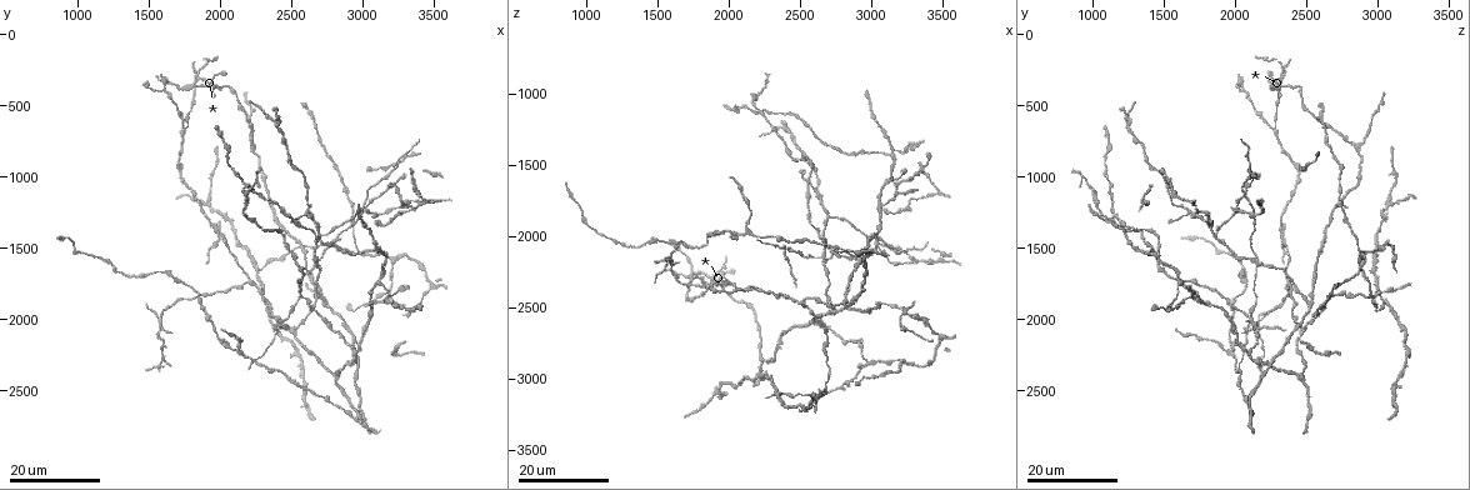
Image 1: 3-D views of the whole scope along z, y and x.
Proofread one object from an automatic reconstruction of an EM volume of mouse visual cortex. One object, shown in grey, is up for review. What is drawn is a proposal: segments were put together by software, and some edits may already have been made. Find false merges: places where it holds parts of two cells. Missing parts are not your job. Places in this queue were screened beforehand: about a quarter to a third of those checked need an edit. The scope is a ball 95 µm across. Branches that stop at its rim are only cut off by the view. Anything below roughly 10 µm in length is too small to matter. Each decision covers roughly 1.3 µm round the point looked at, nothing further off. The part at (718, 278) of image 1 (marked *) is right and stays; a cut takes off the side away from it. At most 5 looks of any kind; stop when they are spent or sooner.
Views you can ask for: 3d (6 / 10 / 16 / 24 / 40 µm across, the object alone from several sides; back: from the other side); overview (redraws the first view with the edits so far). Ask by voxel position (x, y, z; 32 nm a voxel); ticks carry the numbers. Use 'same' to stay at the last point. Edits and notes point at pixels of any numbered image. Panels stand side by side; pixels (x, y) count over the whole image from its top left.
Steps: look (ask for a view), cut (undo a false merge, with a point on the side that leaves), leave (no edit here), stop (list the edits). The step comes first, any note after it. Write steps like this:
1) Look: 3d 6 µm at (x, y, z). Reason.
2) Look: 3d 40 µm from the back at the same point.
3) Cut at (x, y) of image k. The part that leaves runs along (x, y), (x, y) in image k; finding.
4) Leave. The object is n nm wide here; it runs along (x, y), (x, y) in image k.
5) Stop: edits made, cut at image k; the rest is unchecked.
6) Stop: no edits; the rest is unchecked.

Look: 3d 24 µm at (2860, 1000, 2740).

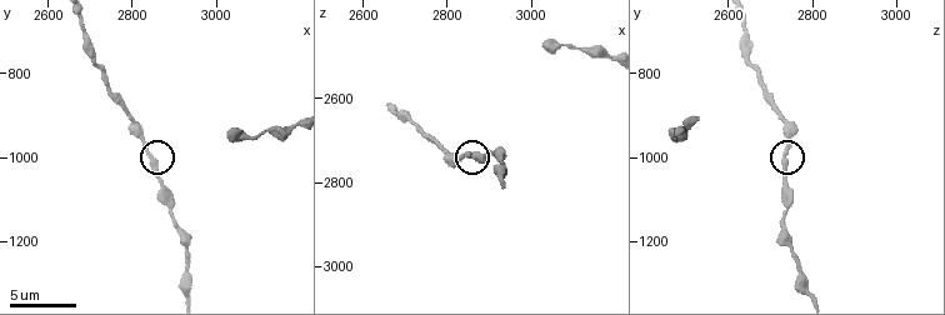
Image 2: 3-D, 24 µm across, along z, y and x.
Look: 3d 6 µm at (2845, 1015, 2740).

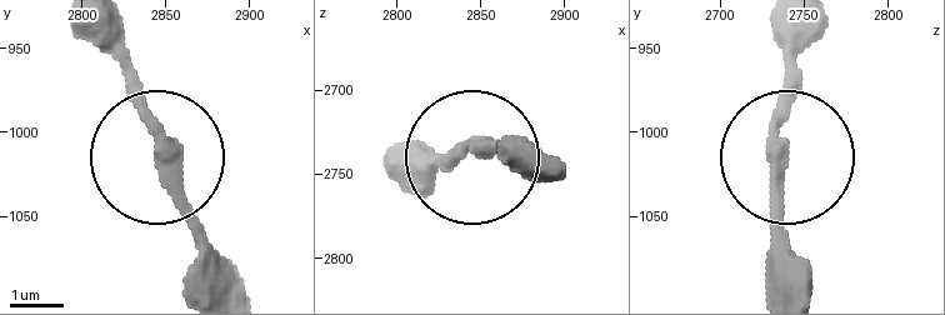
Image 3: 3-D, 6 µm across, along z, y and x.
Leave. The object is 290 nm wide here; it runs along (541, 160), (460, 146), (384, 160) in image 3; all the same cell.

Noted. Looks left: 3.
Look: 3d 16 µm at (2680, 1620, 2140). Four arms meet.

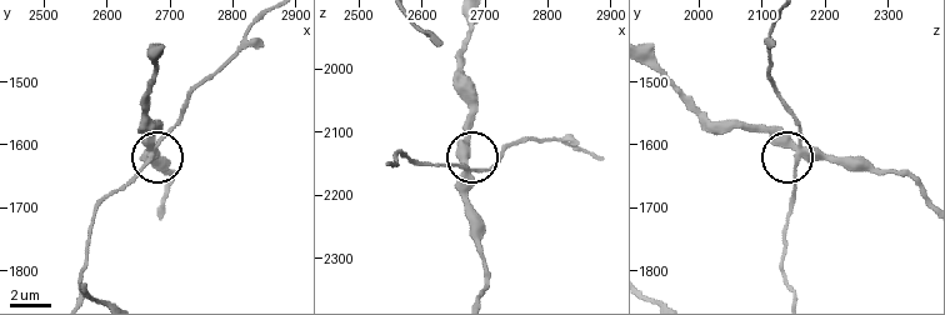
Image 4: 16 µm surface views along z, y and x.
Look: 3d 6 µm at (2670, 1620, 2155).

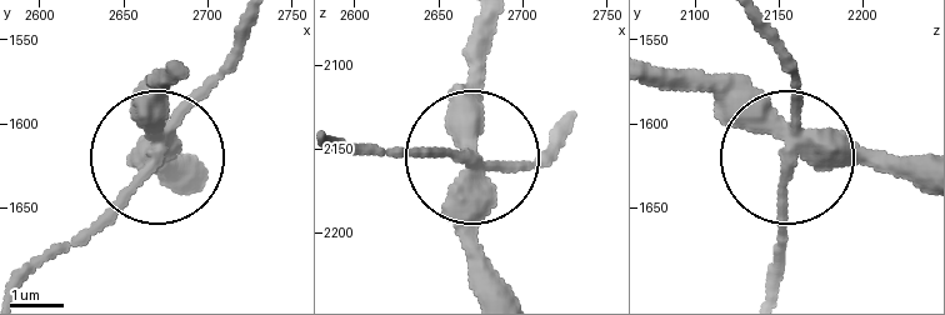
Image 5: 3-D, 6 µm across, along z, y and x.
Cut at (120, 211) of image 5. The object is 280 nm wide here; the part that leaves runs along (161, 135), (238, 33) in image 5; a second cell is stuck on.

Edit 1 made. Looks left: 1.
Stop: edits made, cut at image 5; the rest is unchecked.

